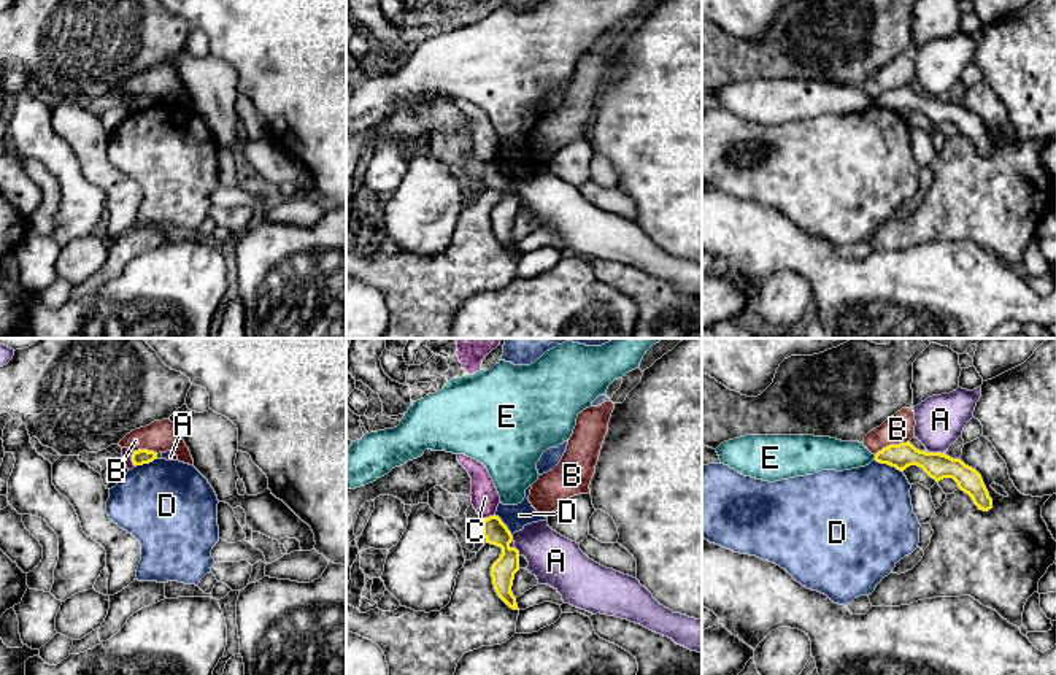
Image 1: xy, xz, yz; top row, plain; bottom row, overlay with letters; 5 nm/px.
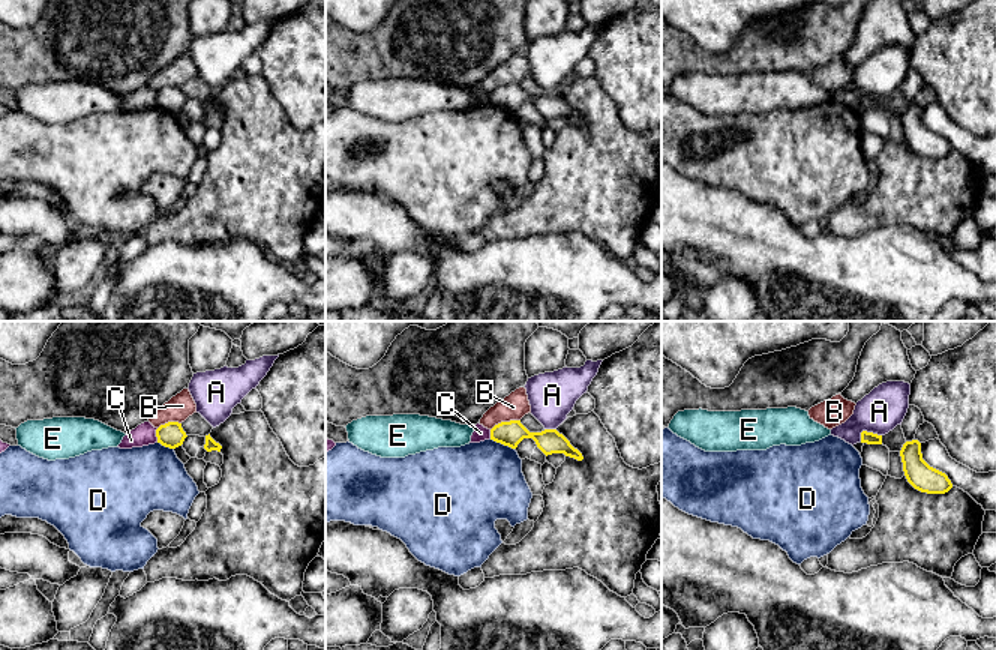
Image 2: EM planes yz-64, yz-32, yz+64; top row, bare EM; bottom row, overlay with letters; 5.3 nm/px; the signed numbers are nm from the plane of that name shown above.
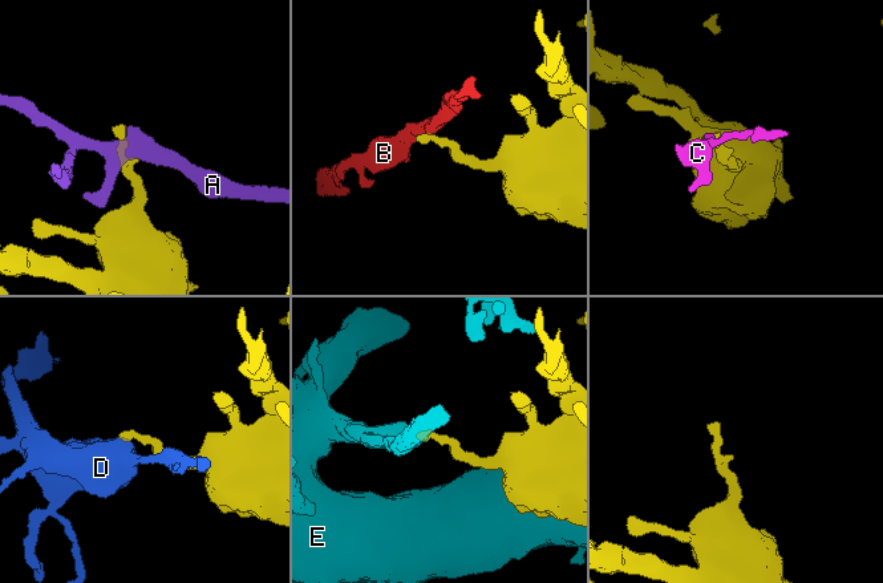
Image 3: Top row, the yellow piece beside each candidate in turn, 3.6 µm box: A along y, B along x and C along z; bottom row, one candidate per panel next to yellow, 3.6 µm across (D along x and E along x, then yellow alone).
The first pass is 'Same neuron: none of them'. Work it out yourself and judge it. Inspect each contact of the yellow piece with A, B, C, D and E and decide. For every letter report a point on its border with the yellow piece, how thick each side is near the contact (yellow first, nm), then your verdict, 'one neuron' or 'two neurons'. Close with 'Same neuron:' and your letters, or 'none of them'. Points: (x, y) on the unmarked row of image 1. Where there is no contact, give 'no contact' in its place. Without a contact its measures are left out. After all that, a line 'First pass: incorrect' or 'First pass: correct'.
A: contact yz (937, 97); calibres 140 and 260 nm; two neurons
B: contact yz (891, 89); calibres 130 and 140 nm; two neurons
C: contact xy (132, 104); calibres 80 and 50 nm; two neurons
D: contact yz (890, 108); calibres 140 and 440 nm; two neurons
E: contact yz (875, 102); calibres 130 and 170 nm; two neurons
Same neuron: none of them
First pass: correct

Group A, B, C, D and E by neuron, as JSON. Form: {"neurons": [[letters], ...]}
{"neurons": [["A"], ["B"], ["C"], ["D"], ["E"]]}

